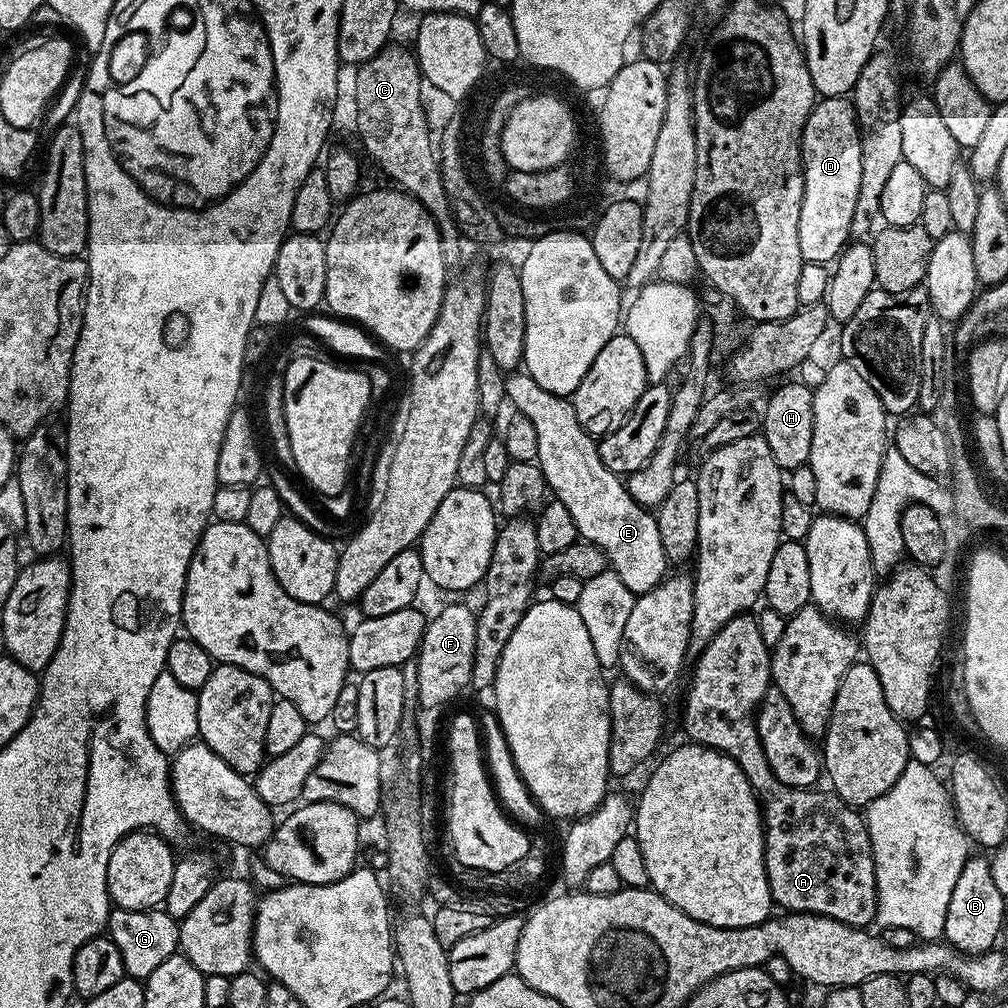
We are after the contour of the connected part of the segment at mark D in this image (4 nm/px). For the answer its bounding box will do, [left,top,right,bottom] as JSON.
[798,96,862,266]

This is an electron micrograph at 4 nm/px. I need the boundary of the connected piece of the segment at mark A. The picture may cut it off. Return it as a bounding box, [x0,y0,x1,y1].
[684,614,878,928]

